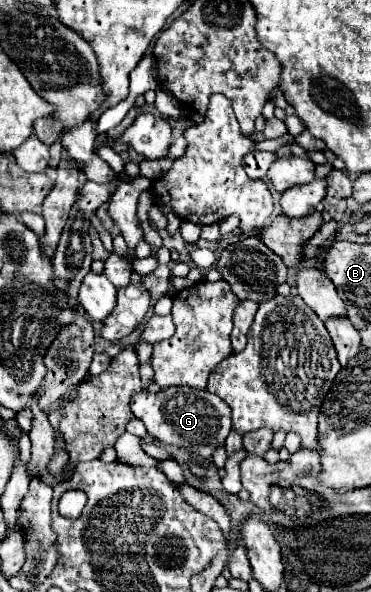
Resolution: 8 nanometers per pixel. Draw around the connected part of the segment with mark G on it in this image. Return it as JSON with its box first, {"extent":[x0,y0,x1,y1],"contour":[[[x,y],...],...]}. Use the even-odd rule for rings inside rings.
{"extent":[132,386,230,462],"contour":[[[174,386],[160,390],[158,394],[150,394],[142,390],[132,396],[132,414],[144,422],[150,436],[166,446],[174,446],[192,454],[202,462],[212,460],[218,446],[224,446],[230,434],[230,410],[228,406],[216,398],[216,394],[208,394],[206,390],[188,390],[188,386]]]}

